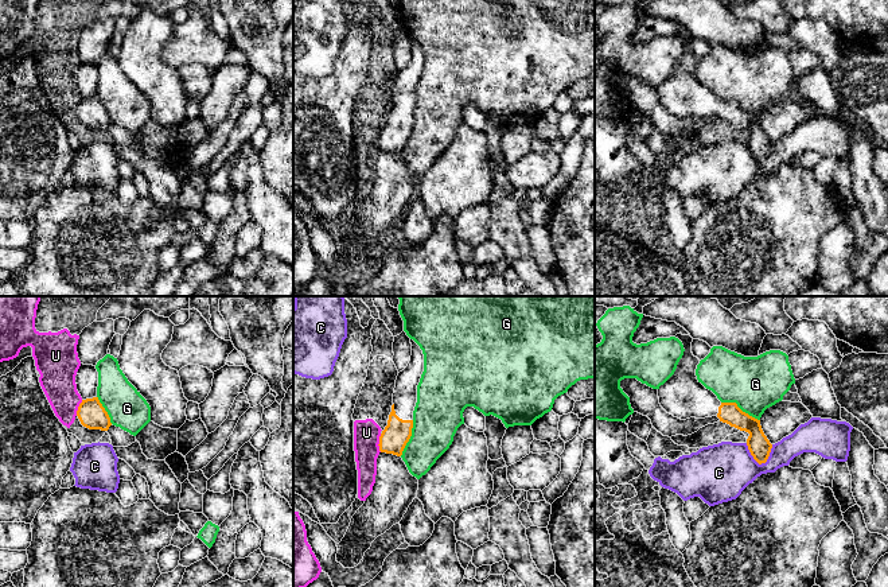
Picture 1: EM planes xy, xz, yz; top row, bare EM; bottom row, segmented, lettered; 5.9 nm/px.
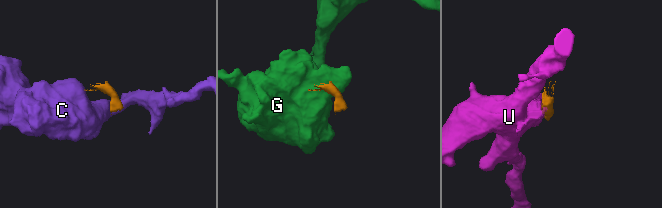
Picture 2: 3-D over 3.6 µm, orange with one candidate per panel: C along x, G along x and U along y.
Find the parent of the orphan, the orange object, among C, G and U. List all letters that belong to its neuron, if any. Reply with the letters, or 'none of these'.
none of these

